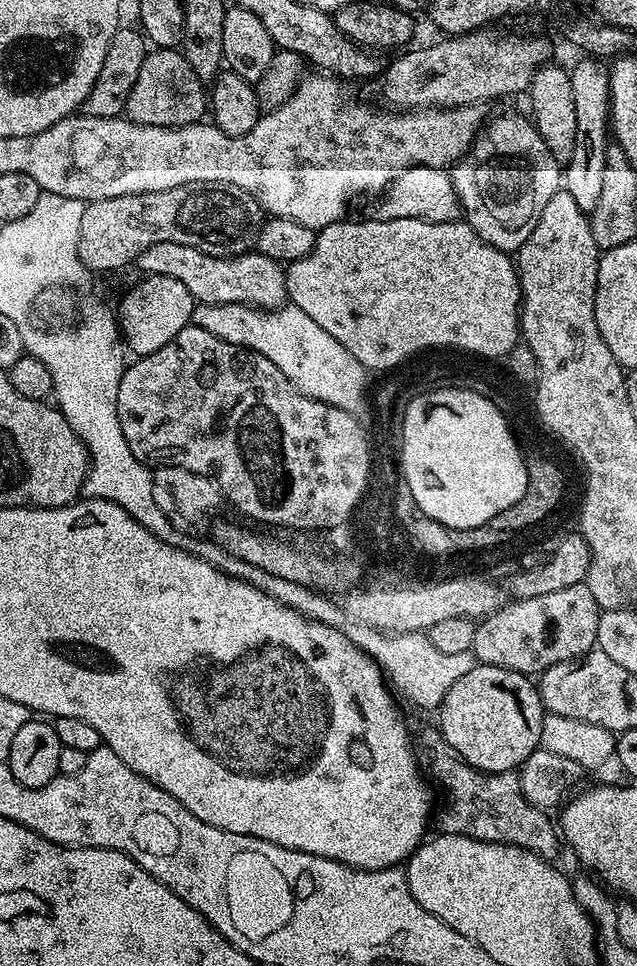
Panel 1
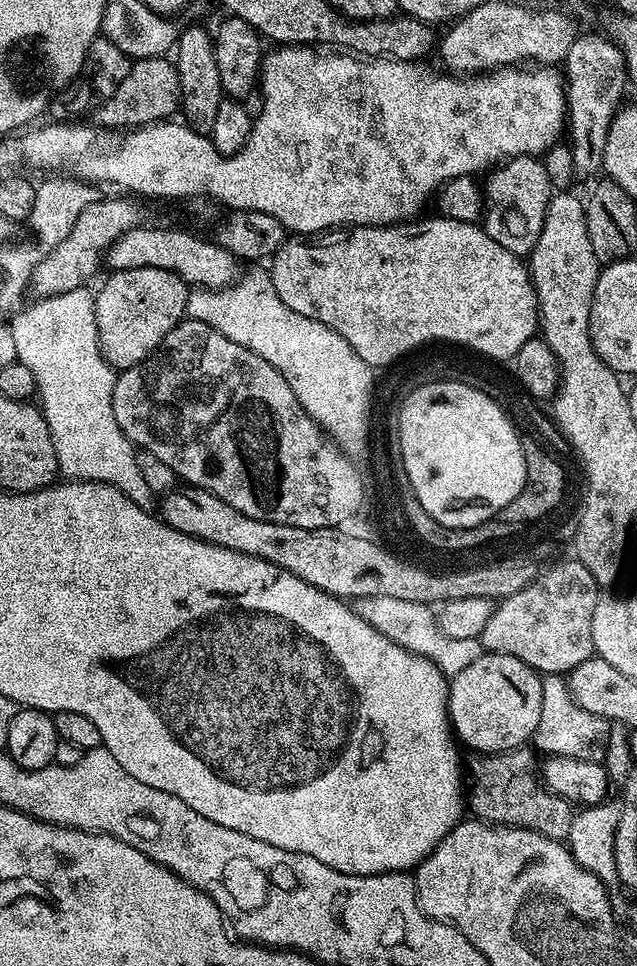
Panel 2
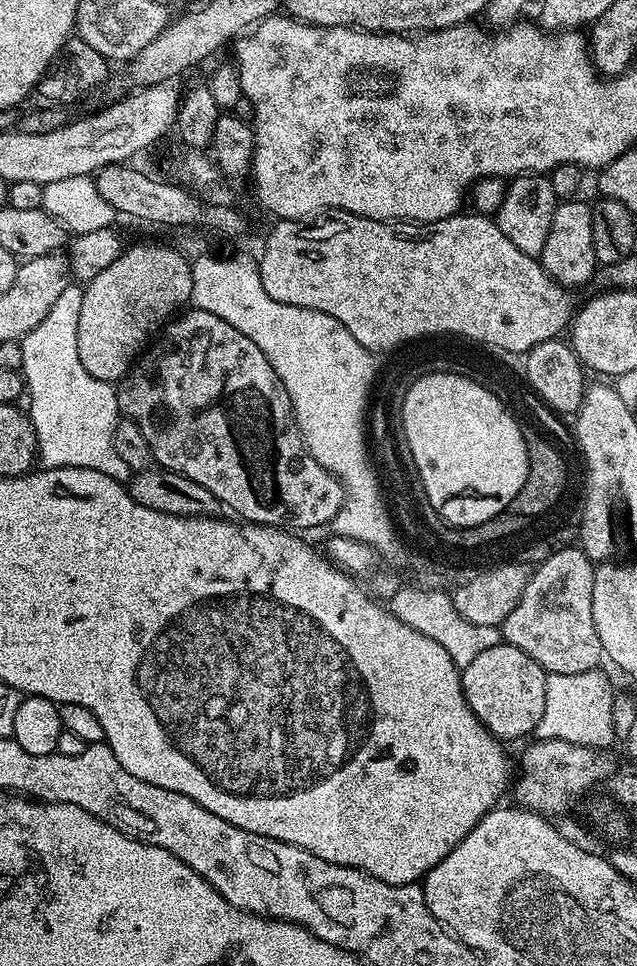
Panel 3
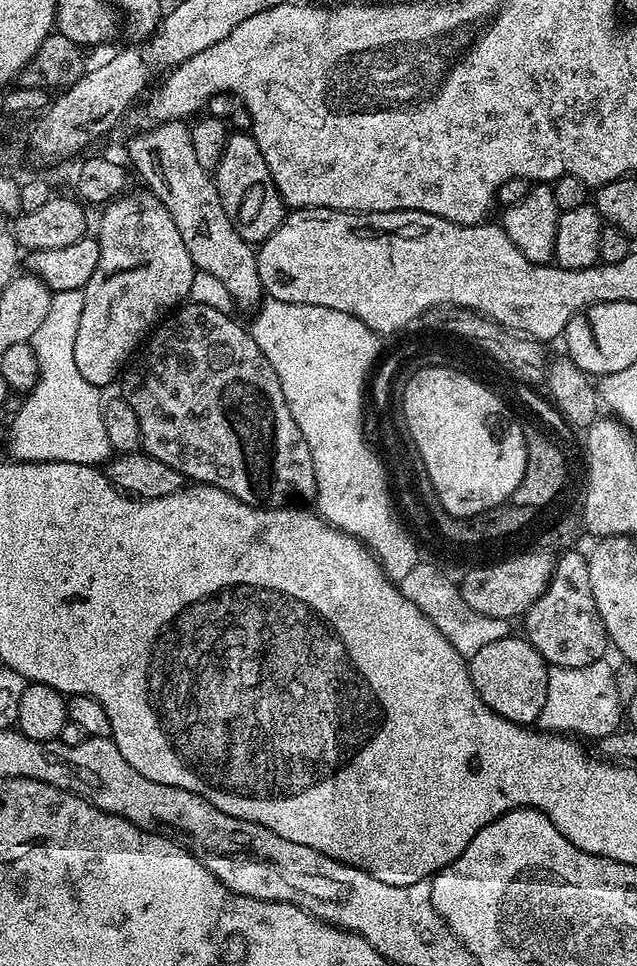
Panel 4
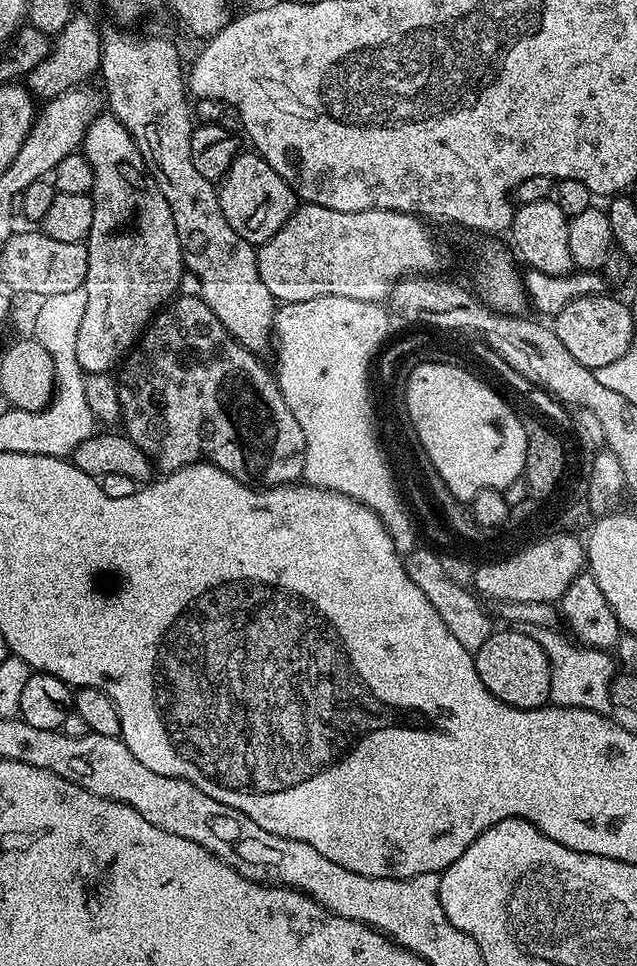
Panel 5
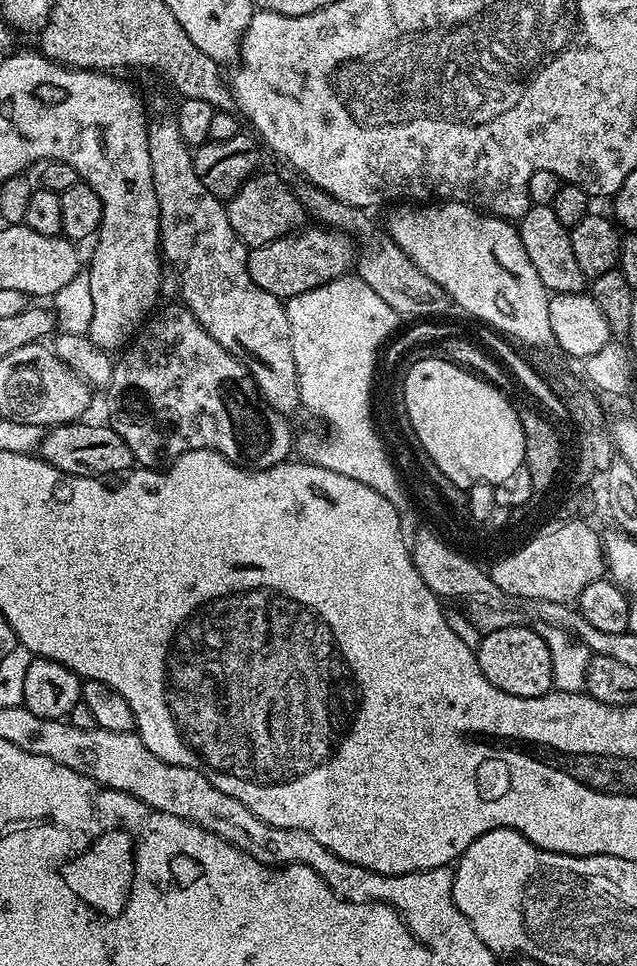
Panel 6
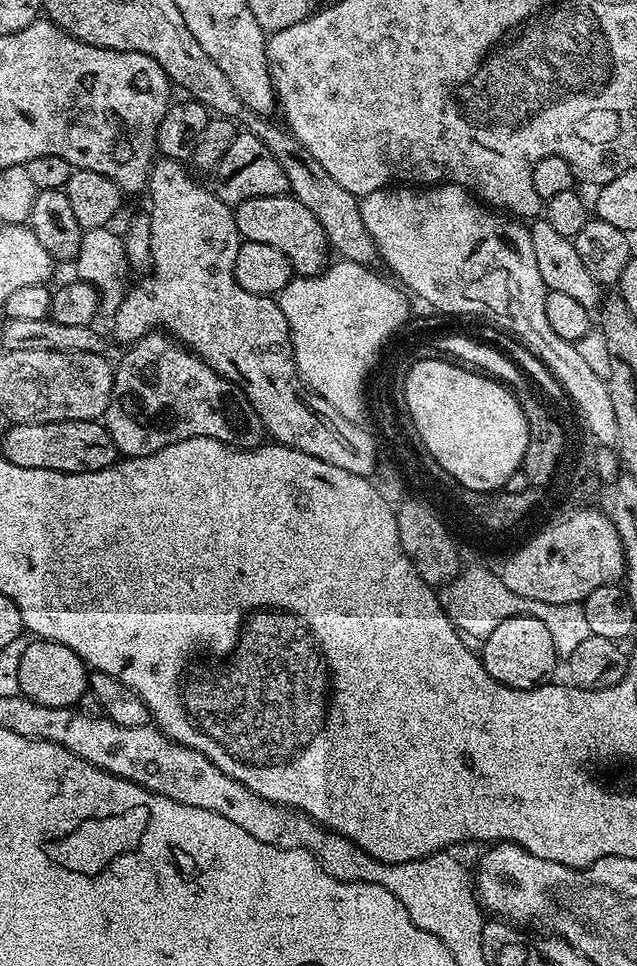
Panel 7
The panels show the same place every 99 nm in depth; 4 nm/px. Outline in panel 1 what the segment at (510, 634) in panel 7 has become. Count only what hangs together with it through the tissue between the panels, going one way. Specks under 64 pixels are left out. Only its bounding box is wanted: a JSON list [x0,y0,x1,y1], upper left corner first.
[438,663,546,772]

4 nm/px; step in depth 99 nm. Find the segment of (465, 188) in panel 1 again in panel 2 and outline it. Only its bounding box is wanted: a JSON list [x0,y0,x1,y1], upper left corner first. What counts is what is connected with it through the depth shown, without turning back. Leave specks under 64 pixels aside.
[482,156,554,258]

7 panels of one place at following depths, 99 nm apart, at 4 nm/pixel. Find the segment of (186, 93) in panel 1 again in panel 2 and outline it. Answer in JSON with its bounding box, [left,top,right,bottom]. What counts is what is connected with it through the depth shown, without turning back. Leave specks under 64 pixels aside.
[90,56,180,130]

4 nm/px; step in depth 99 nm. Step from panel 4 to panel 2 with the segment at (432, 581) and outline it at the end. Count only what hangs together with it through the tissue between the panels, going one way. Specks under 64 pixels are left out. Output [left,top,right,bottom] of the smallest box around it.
[352,596,483,676]

